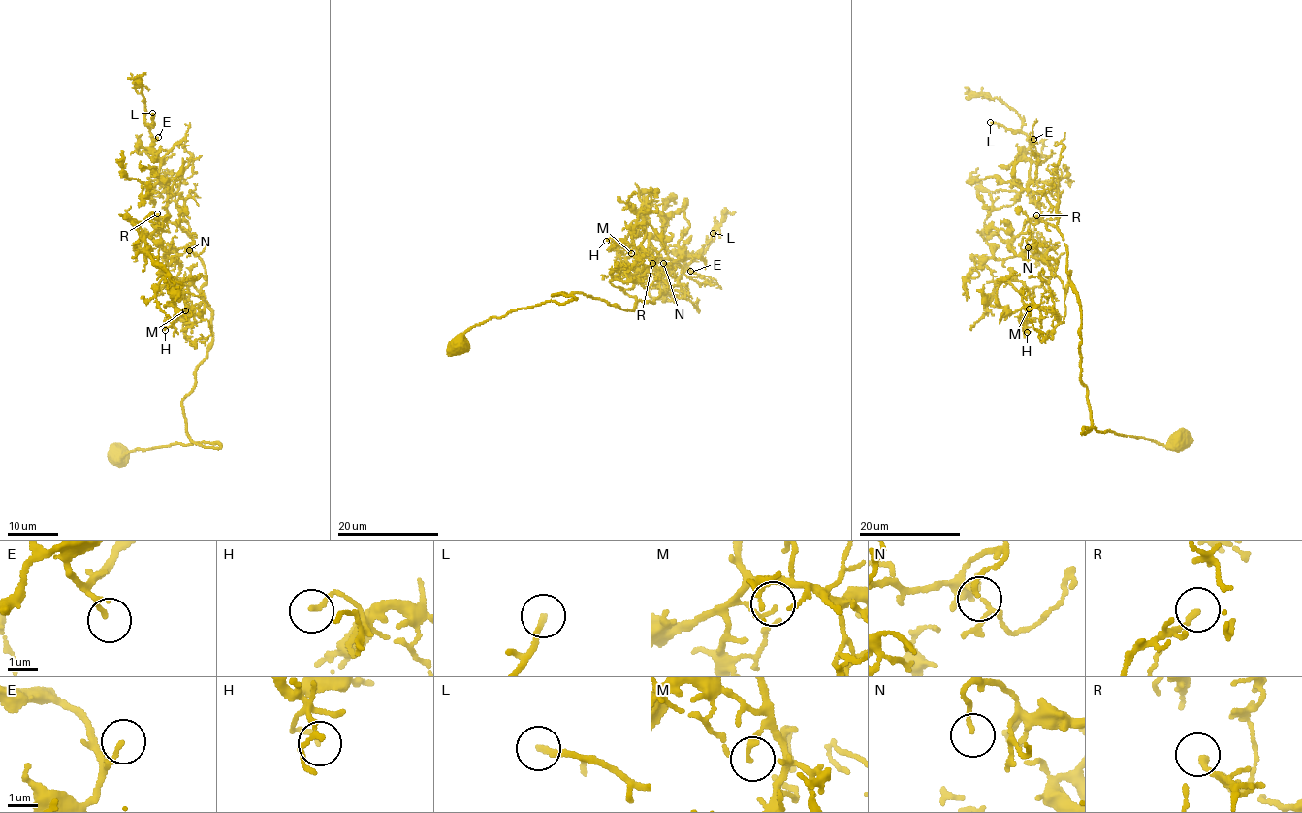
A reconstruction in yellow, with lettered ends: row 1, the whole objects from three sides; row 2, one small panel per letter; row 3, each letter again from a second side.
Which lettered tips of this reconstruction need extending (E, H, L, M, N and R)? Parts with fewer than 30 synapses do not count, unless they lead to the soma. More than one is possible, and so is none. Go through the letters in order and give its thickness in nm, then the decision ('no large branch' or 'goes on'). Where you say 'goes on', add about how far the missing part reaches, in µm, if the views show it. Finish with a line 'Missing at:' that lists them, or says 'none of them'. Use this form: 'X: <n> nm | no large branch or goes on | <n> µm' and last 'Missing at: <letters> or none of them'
E: 170 nm | goes on | 20 µm
H: 130 nm | no large branch
L: 170 nm | no large branch
M: 140 nm | no large branch
N: 130 nm | no large branch
R: 140 nm | no large branch
Missing at: E

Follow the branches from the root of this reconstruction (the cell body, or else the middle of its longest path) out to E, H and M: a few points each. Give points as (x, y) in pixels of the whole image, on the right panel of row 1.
E: (1176, 443), (1081, 432), (1092, 424), (1080, 302), (1058, 192), (1030, 177), (1033, 139)
H: (1176, 443), (1095, 427), (1081, 432), (1092, 424), (1071, 272), (1064, 319), (1025, 305), (1020, 322), (1027, 332)
M: (1176, 443), (1095, 427), (1081, 432), (1092, 424), (1071, 272), (1063, 320), (1029, 308)

